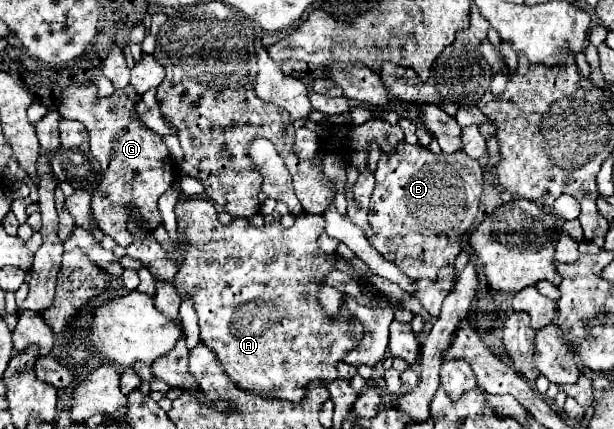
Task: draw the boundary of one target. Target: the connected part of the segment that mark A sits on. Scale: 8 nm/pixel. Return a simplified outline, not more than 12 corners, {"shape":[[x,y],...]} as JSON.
{"shape":[[178,201],[174,277],[232,383],[298,403],[364,327],[330,317],[324,217]]}

